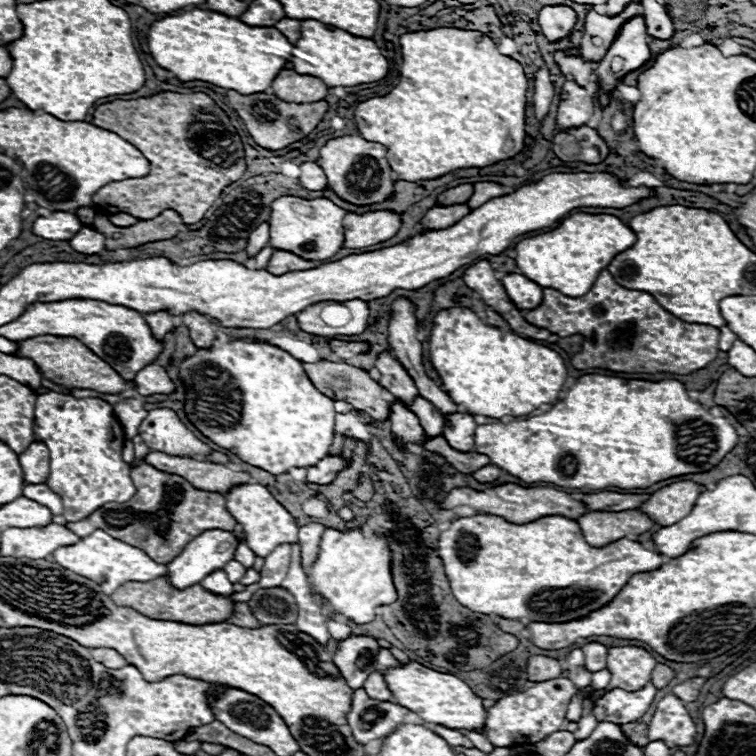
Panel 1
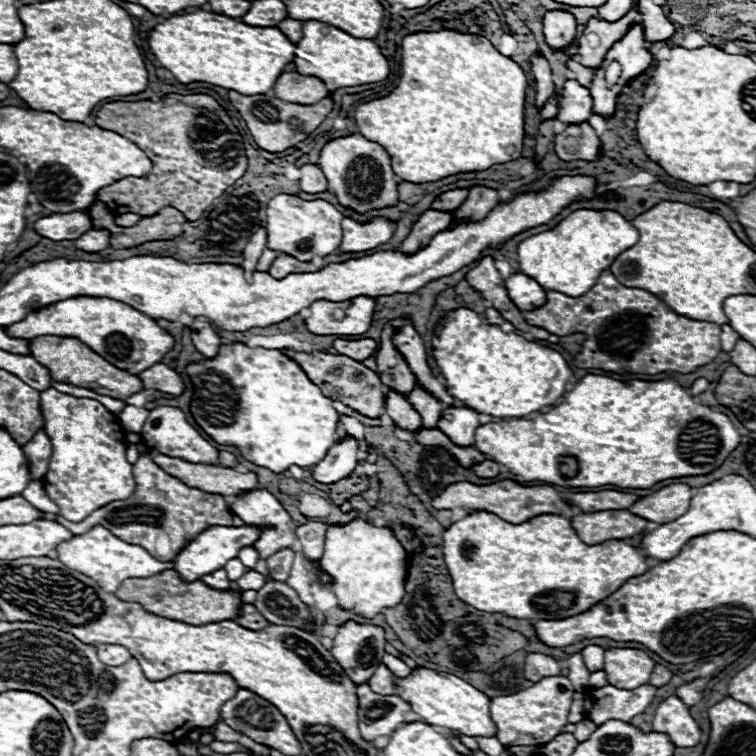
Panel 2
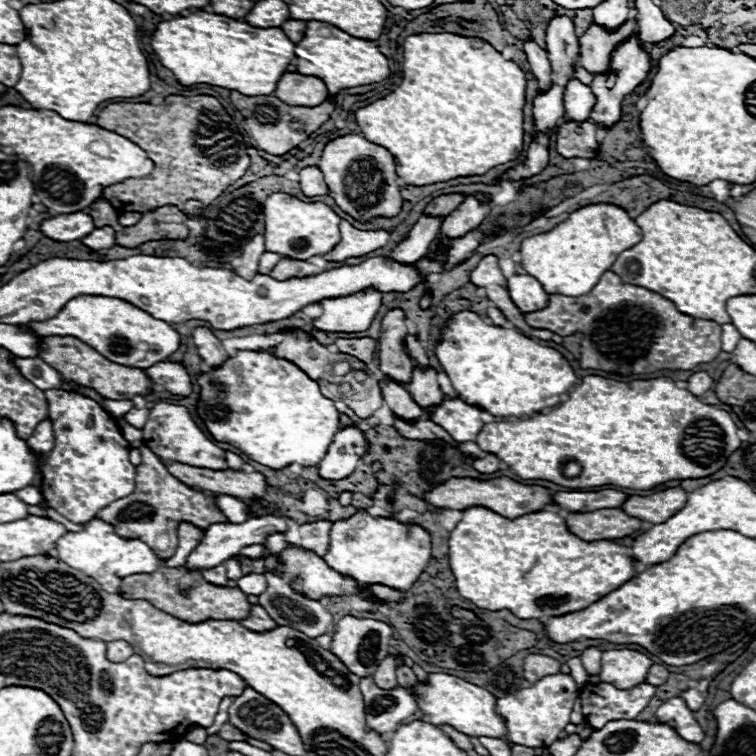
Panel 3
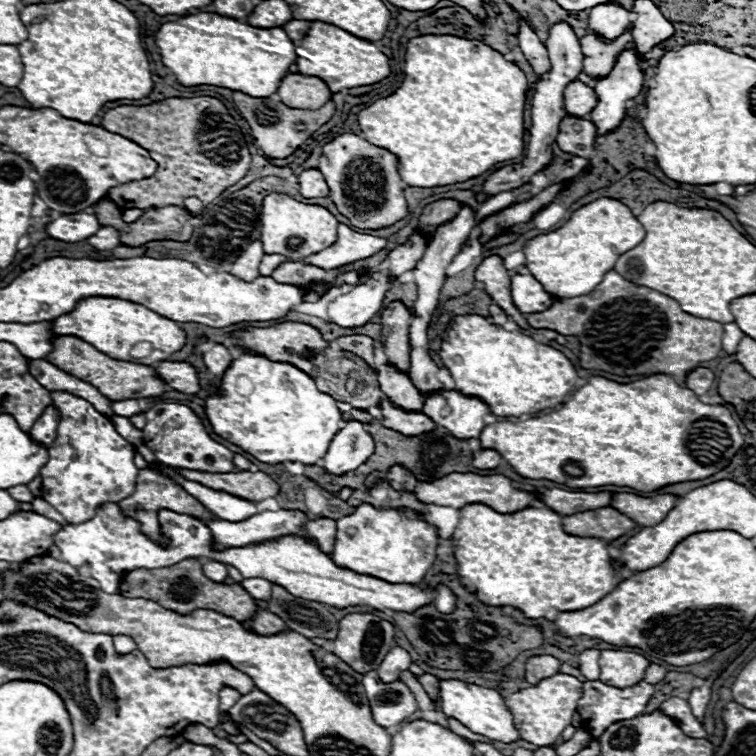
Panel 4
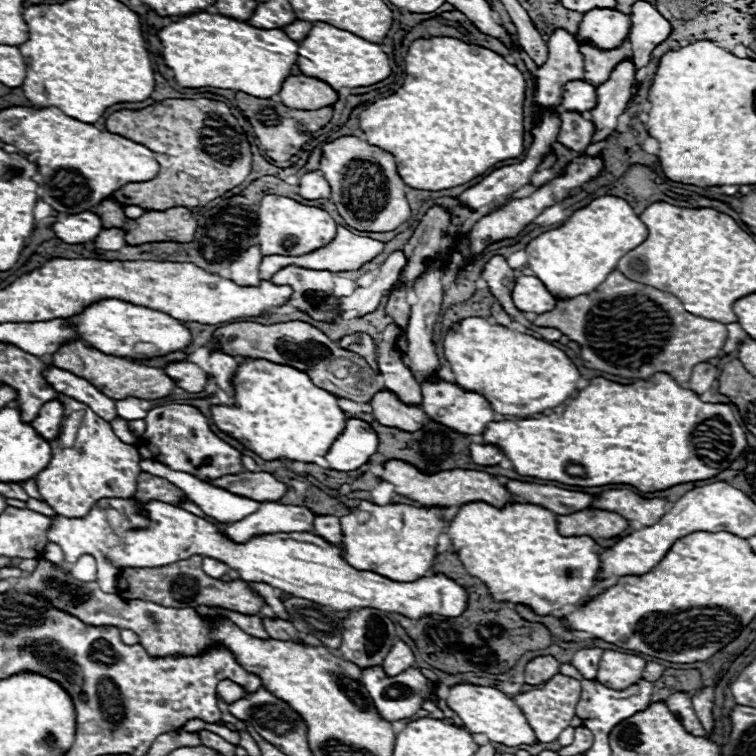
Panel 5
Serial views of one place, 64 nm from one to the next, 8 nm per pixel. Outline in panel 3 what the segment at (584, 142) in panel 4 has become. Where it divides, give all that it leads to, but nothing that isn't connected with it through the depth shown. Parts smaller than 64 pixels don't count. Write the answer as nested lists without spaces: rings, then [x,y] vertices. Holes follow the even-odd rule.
[[[566,122],[556,134],[556,150],[564,158],[588,158],[598,152],[596,126],[590,122]]]

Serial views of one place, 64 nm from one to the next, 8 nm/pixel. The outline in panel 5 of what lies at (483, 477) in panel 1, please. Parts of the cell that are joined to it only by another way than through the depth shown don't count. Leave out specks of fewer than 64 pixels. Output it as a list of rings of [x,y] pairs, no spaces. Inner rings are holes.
[[[470,444],[470,456],[472,456],[474,464],[478,464],[478,466],[496,466],[504,458],[504,452],[496,446]]]

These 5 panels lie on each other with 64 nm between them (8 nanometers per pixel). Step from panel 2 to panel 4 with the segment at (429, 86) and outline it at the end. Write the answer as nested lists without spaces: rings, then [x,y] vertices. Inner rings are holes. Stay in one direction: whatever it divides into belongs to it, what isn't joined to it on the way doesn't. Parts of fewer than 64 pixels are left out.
[[[436,34],[416,36],[416,38],[410,38],[408,44],[406,44],[404,74],[408,78],[404,78],[402,86],[392,96],[382,98],[382,100],[378,100],[378,102],[374,102],[368,108],[364,108],[364,110],[358,112],[358,124],[360,124],[362,132],[364,132],[364,138],[370,144],[382,146],[382,148],[390,150],[392,154],[396,154],[396,158],[398,158],[398,174],[400,174],[400,178],[408,186],[430,188],[430,186],[444,186],[444,184],[454,184],[454,182],[470,180],[474,176],[484,174],[486,170],[490,170],[492,166],[496,166],[500,162],[506,162],[506,160],[522,156],[522,152],[524,152],[524,140],[522,140],[522,136],[524,136],[524,126],[522,126],[524,118],[522,118],[522,112],[524,112],[528,82],[526,82],[524,72],[514,62],[504,60],[504,56],[500,52],[492,50],[488,44],[484,44],[480,40],[466,40],[466,38],[458,38],[458,36],[450,36],[450,34],[442,34],[442,36],[436,36]]]

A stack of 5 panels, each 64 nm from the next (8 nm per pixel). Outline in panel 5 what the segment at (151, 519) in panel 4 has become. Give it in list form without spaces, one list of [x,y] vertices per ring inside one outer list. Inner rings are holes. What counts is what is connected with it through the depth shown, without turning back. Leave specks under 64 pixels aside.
[[[140,472],[138,492],[134,494],[134,498],[136,498],[136,504],[148,502],[148,500],[158,500],[158,502],[166,502],[166,504],[172,504],[172,506],[180,506],[184,492],[164,478],[152,476],[148,472]]]

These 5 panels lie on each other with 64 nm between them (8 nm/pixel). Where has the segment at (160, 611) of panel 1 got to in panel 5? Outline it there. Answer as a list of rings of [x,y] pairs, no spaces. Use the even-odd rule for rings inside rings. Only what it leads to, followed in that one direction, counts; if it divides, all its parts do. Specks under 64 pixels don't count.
[[[192,556],[162,568],[124,568],[124,572],[118,574],[118,594],[126,600],[134,598],[150,600],[166,608],[196,608],[204,604],[246,616],[258,614],[260,608],[264,606],[264,600],[256,596],[244,580],[234,580],[234,582],[210,580],[210,576],[206,576],[202,570],[202,556]]]

